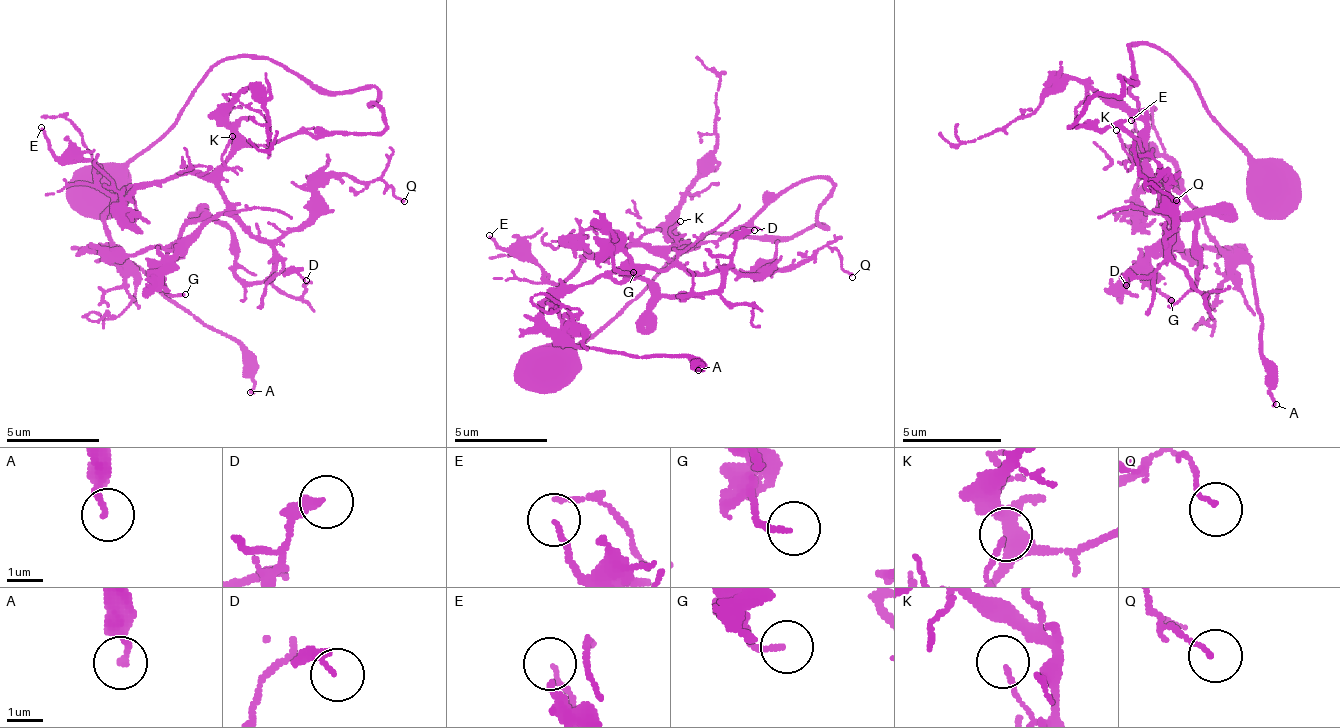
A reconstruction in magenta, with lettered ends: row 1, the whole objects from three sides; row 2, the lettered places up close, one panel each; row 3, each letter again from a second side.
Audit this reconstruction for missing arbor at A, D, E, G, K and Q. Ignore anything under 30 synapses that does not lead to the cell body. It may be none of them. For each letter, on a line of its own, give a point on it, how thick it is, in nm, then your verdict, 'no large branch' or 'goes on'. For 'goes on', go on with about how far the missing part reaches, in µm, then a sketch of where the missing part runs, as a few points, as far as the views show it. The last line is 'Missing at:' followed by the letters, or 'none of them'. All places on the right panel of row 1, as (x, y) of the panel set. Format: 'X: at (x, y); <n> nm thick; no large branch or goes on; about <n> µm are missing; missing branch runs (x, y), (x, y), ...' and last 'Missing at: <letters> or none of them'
A: at (1276, 404); 160 nm thick; no large branch
D: at (1126, 285); 200 nm thick; no large branch
E: at (1131, 120); 130 nm thick; no large branch
G: at (1171, 300); 160 nm thick; no large branch
K: at (1116, 130); 110 nm thick; no large branch
Q: at (1176, 200); 110 nm thick; no large branch
Missing at: none of them

